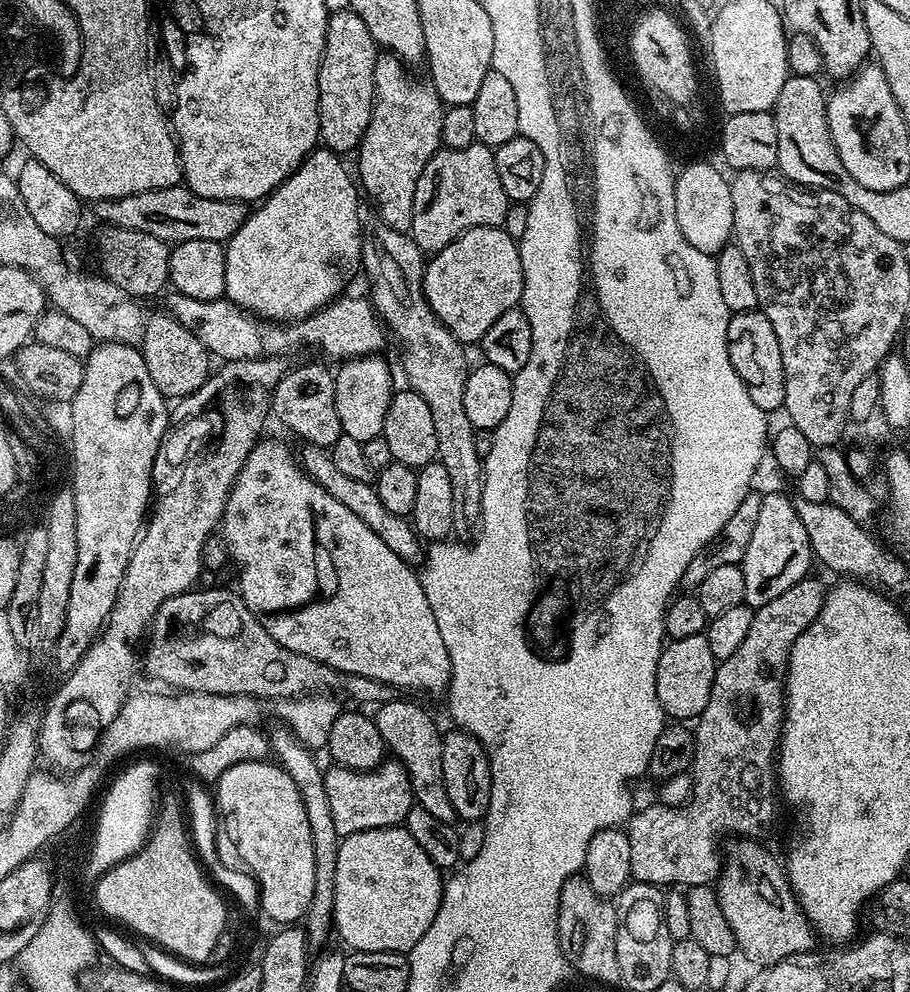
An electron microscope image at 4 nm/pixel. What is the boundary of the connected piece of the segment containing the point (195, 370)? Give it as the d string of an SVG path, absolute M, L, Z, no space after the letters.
M160 310L147 317L144 322L144 342L142 345L146 370L150 370L150 378L154 378L154 386L166 398L179 398L194 394L208 381L210 353L198 342L198 338L182 322Z

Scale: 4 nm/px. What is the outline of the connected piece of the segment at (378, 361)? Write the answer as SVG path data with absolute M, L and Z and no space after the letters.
M380 354L355 356L353 360L343 361L334 372L334 406L338 410L340 431L362 445L383 433L394 393L392 372L382 357Z

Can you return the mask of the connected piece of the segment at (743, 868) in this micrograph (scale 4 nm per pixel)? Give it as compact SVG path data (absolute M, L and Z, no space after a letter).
M736 838L729 846L728 852L723 853L720 874L715 881L716 897L722 906L722 914L726 914L726 922L730 922L730 930L734 930L736 947L739 955L744 955L750 963L756 964L760 968L769 968L771 964L782 962L799 952L811 952L815 940L818 940L817 933L812 924L808 921L808 916L801 909L799 900L788 882L788 873L776 861L776 856L772 852L767 852L763 848L763 843L752 838Z

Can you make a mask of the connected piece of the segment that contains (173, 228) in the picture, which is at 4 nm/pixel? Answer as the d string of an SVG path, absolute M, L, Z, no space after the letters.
M183 183L169 188L146 190L142 194L130 194L126 198L97 200L94 208L97 218L102 222L101 225L154 234L154 238L169 246L191 240L224 244L231 236L238 234L250 211L245 201L202 198L191 192Z

